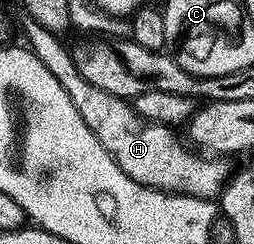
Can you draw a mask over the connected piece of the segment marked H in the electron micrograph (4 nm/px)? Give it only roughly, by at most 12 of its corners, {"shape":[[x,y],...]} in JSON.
{"shape":[[56,33],[25,38],[83,124],[135,180],[216,199],[231,177],[168,126],[87,84]]}

